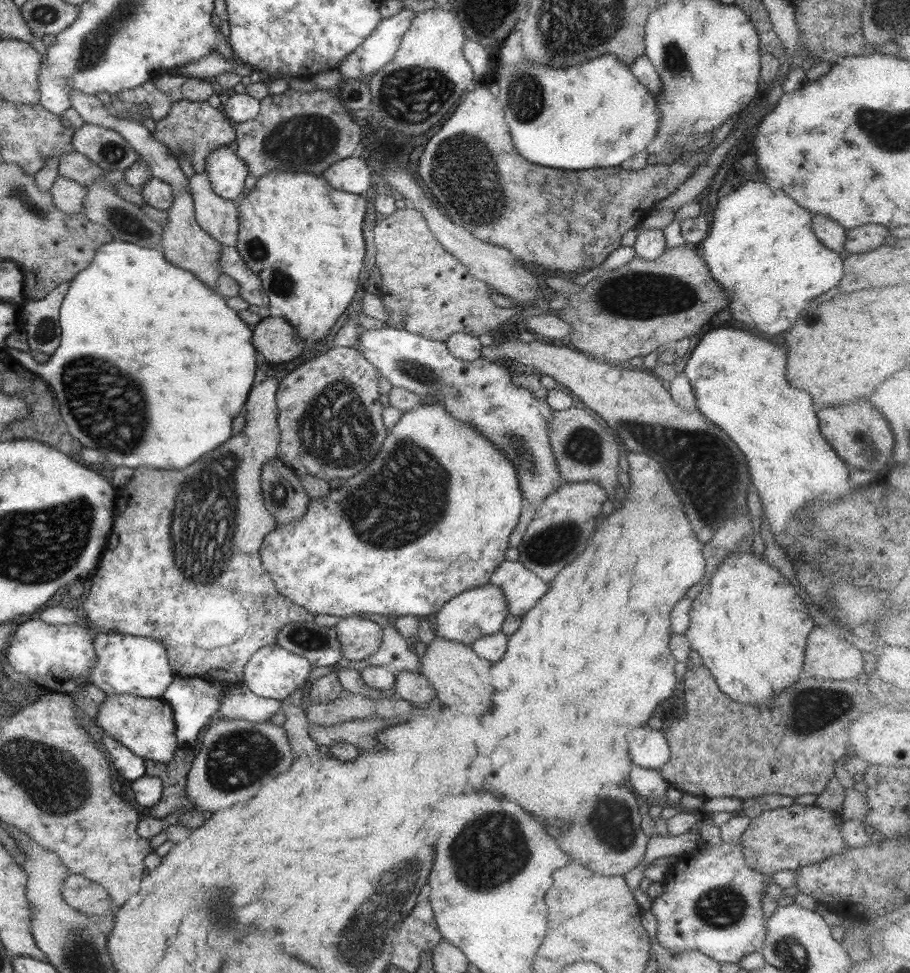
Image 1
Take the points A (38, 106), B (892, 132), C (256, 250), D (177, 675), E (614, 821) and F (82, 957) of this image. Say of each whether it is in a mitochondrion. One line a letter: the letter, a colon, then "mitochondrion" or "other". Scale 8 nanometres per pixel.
A: other
B: mitochondrion
C: mitochondrion
D: other
E: mitochondrion
F: mitochondrion

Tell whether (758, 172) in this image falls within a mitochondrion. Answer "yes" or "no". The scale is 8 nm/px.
no

